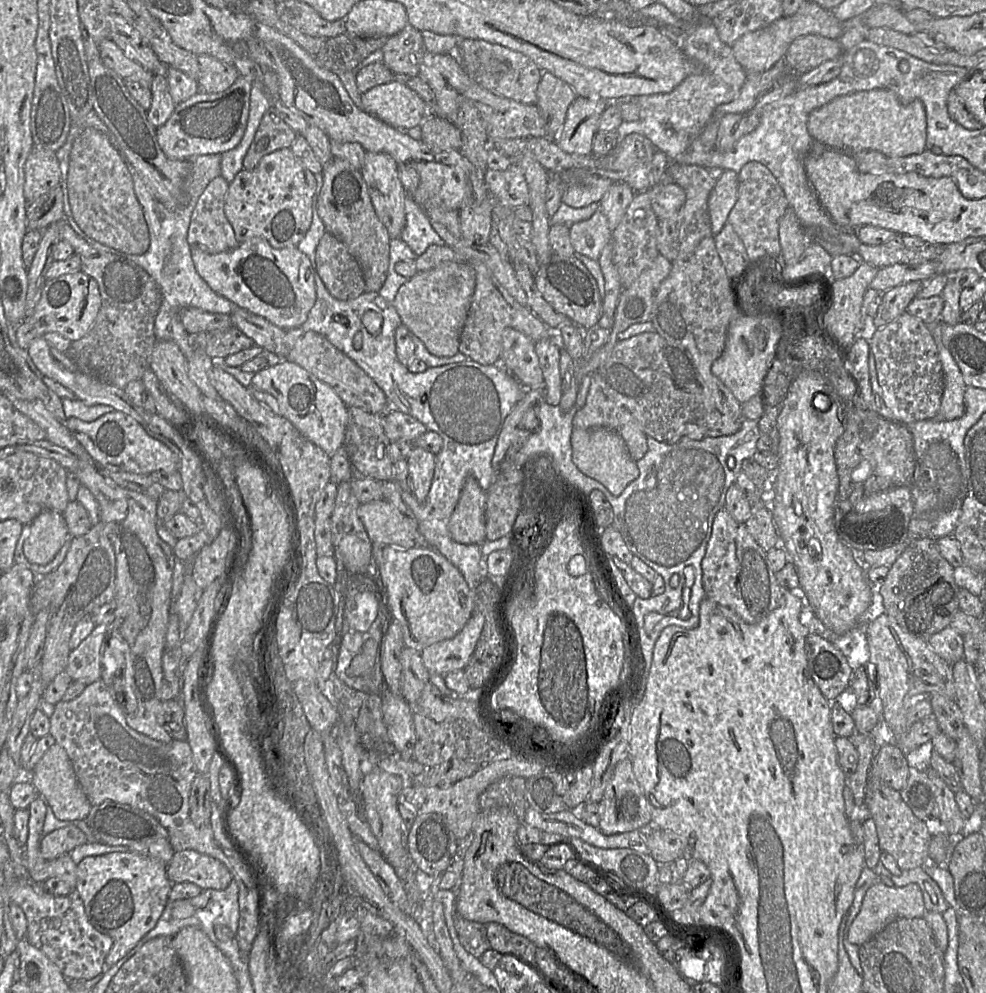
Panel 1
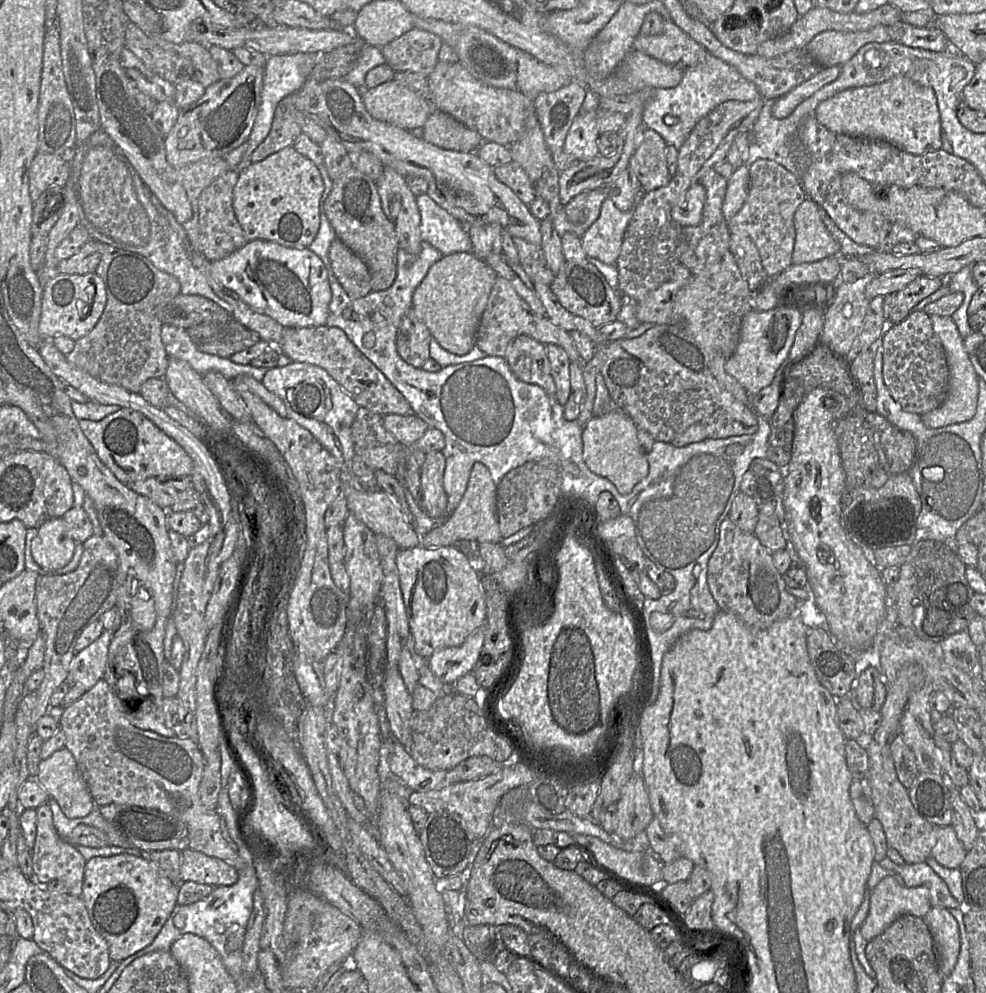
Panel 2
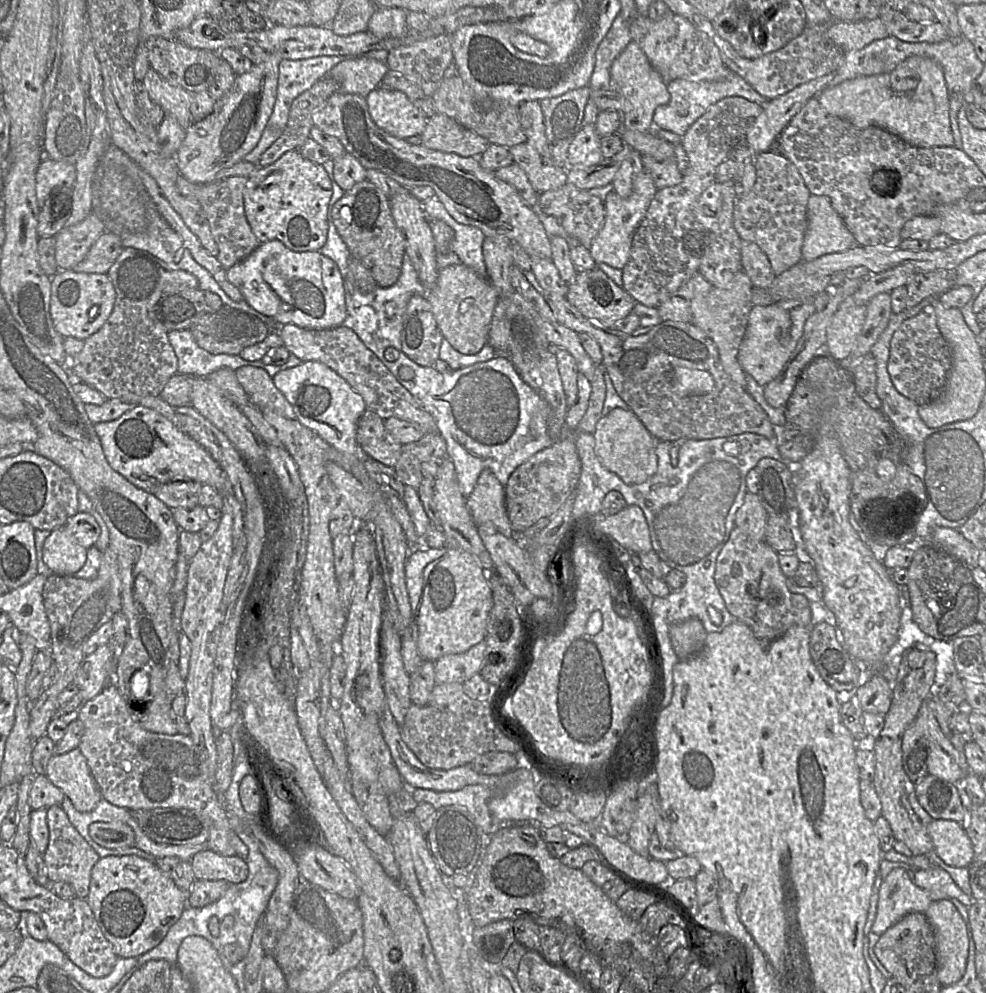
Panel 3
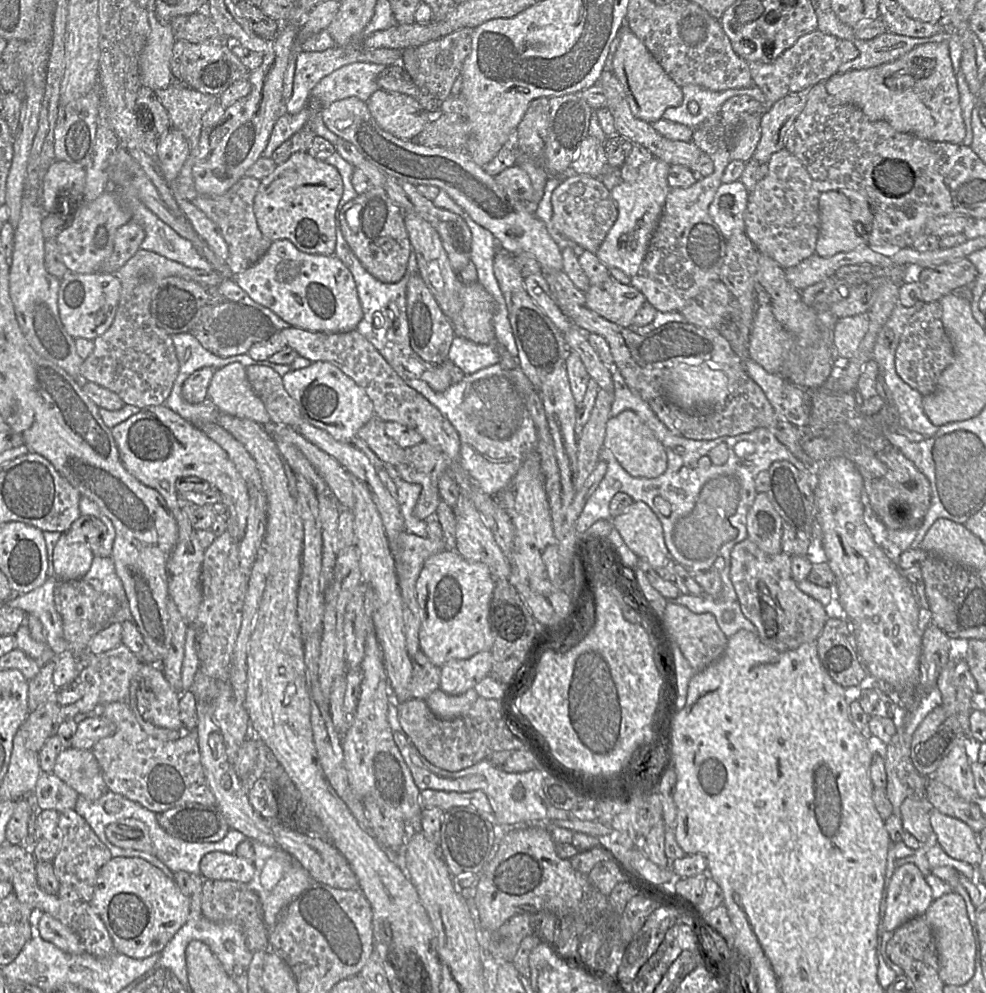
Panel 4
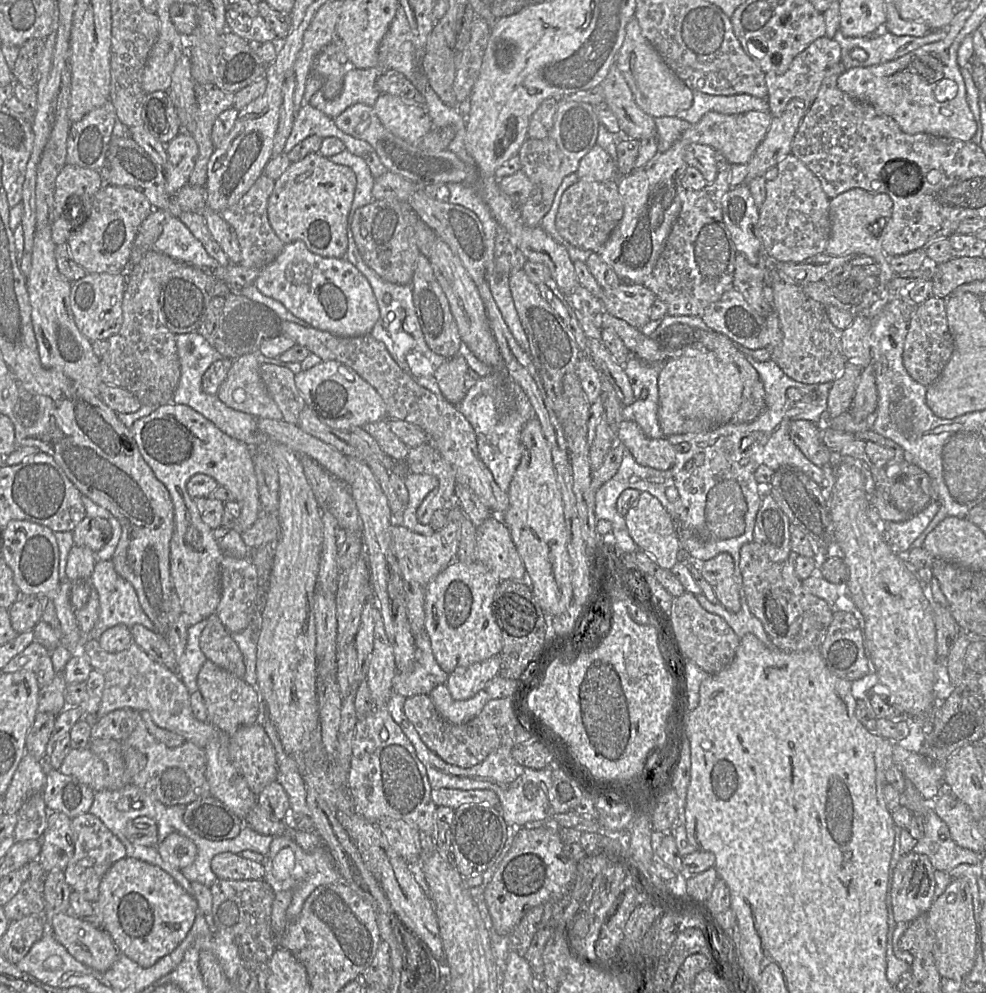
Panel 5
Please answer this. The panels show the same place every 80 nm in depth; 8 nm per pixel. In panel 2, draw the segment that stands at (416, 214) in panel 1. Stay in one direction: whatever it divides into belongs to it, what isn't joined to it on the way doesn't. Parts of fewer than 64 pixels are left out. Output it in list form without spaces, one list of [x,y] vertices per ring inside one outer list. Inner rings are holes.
[[[429,195],[416,196],[421,216],[421,238],[443,255],[472,253],[467,227],[437,205]]]

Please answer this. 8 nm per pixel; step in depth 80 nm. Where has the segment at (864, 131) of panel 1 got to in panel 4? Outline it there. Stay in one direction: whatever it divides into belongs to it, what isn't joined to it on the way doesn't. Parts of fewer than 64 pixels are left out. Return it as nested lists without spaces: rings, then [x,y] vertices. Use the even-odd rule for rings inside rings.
[[[948,42],[920,45],[899,59],[877,67],[853,70],[844,74],[836,73],[825,81],[829,95],[842,103],[860,108],[871,121],[886,121],[899,133],[911,134],[934,142],[962,144],[966,127],[959,102],[957,79],[949,54]]]

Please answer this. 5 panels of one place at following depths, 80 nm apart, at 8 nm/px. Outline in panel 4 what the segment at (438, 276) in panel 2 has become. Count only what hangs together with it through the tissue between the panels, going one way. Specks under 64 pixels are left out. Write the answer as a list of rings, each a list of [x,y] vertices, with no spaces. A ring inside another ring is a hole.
[[[479,282],[465,283],[462,310],[458,316],[450,319],[455,336],[480,345],[493,345],[495,337],[493,318],[495,311],[496,303],[494,299]]]

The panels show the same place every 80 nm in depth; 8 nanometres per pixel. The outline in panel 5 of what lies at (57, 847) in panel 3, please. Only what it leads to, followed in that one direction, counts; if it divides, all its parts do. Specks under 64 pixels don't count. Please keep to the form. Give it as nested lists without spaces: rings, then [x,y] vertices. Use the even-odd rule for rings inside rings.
[[[86,813],[72,819],[74,854],[64,869],[64,877],[73,891],[94,903],[98,899],[99,885],[105,873],[118,860],[126,856],[124,843],[95,815]]]

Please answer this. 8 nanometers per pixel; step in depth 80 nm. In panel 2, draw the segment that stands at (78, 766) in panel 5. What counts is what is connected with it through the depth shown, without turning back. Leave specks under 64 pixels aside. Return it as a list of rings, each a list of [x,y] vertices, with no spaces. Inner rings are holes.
[[[66,748],[57,750],[48,758],[41,760],[37,776],[29,778],[35,778],[38,781],[48,792],[51,799],[58,803],[61,811],[67,818],[86,817],[96,807],[87,784],[81,776],[73,754]]]

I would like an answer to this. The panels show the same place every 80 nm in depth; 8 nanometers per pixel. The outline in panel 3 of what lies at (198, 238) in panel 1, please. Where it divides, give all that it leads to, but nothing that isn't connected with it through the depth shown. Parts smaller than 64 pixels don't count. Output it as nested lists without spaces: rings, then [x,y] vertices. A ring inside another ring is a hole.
[[[179,174],[177,187],[188,199],[195,200],[203,209],[211,234],[218,246],[218,261],[228,269],[245,260],[260,244],[253,233],[244,211],[244,189],[248,177],[231,176],[209,184],[194,184]]]

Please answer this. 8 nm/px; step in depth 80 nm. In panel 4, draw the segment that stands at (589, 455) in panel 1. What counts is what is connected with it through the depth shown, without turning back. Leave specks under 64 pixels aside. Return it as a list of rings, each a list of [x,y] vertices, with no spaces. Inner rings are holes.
[[[629,410],[608,419],[603,448],[633,477],[655,478],[667,469],[666,448],[641,419]]]

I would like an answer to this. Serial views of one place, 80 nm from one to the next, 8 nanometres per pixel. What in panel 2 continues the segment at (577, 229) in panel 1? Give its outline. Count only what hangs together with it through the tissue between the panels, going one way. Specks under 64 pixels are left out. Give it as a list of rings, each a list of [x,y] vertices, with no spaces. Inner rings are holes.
[[[605,198],[597,219],[580,237],[587,257],[615,265],[632,215],[633,209],[621,211],[610,198]]]

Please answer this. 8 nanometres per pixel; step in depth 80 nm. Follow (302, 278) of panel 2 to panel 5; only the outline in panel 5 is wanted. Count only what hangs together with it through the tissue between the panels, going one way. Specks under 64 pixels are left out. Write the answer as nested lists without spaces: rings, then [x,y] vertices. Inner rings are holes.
[[[302,241],[285,244],[276,259],[260,270],[253,285],[263,295],[281,302],[289,312],[309,326],[336,336],[368,335],[380,319],[377,299],[366,277],[346,259],[326,258],[314,254]]]

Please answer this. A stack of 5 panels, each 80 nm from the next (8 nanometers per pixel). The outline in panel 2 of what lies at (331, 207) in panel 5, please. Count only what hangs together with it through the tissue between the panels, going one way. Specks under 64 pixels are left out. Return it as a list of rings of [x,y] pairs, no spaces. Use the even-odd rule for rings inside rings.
[[[288,146],[240,171],[233,190],[233,209],[248,241],[266,240],[288,248],[308,248],[319,231],[324,188],[319,168]]]

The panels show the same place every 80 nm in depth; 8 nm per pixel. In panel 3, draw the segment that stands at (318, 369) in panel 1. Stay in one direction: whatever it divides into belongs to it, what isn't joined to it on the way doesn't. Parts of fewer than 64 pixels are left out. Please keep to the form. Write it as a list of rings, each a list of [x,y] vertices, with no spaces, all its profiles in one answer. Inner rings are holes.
[[[286,324],[280,326],[279,333],[283,346],[292,355],[302,362],[317,361],[330,367],[363,397],[367,408],[383,420],[395,417],[419,424],[426,433],[439,432],[434,417],[350,328],[337,326],[330,329],[305,329],[294,324]]]

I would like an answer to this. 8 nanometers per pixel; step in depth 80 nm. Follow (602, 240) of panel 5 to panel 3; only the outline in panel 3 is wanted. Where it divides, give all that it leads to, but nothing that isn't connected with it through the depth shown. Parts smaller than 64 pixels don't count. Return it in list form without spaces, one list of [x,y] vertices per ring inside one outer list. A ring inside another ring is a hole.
[[[565,183],[556,190],[540,193],[538,205],[543,213],[554,216],[564,230],[578,240],[586,249],[589,249],[605,222],[604,200],[589,193],[589,190],[580,189],[574,184]]]

